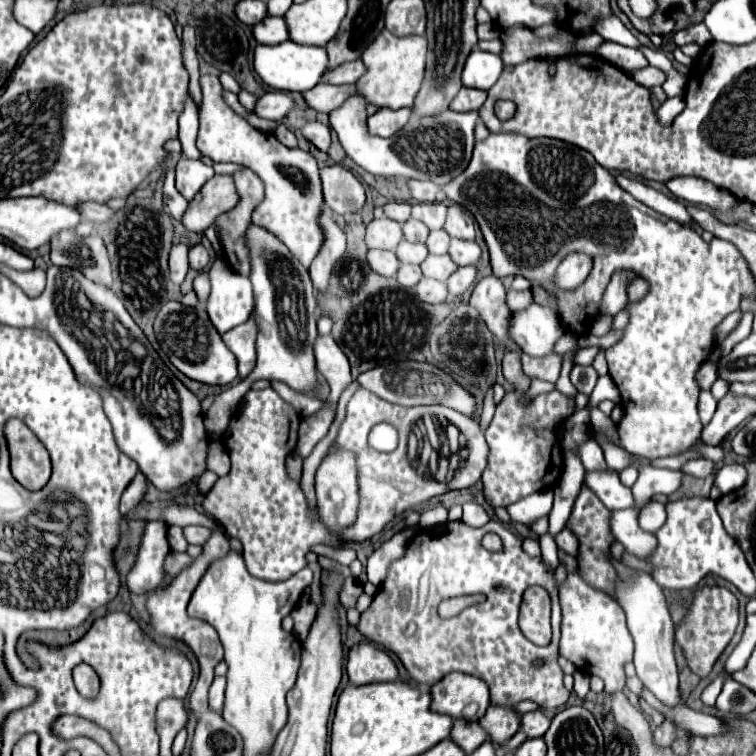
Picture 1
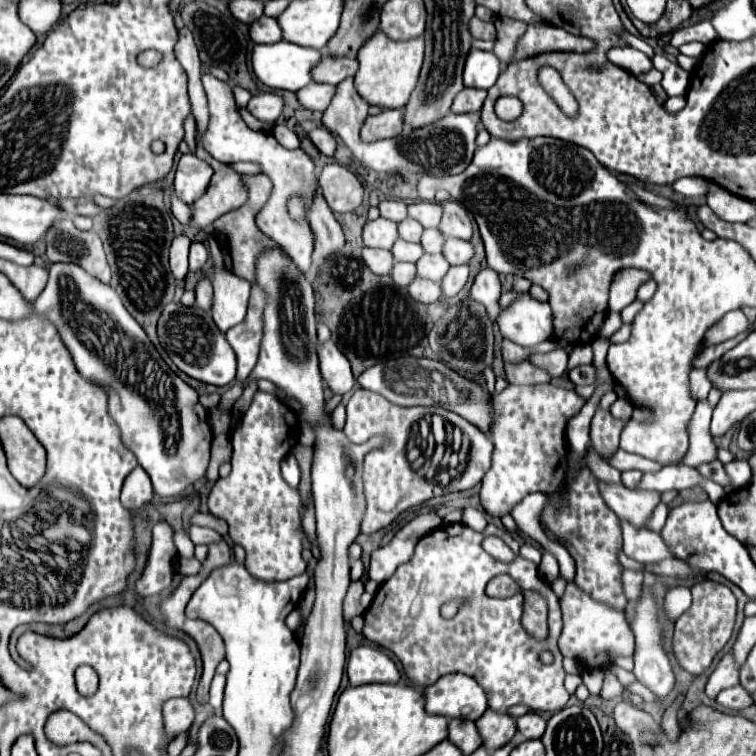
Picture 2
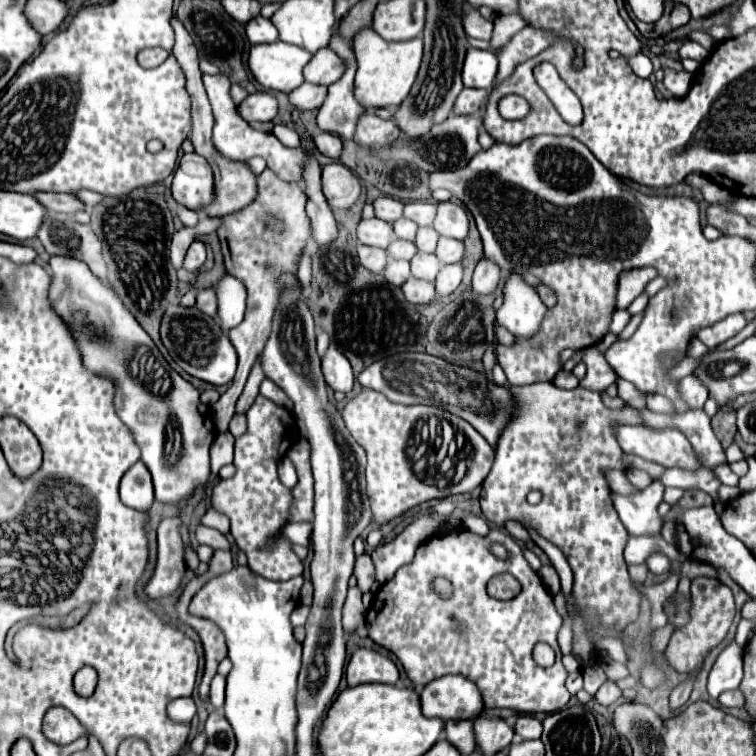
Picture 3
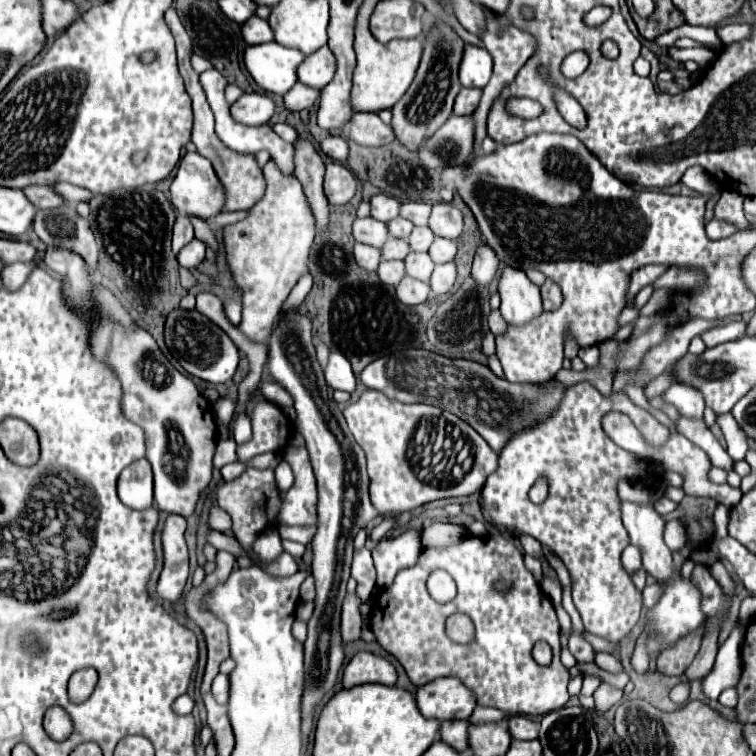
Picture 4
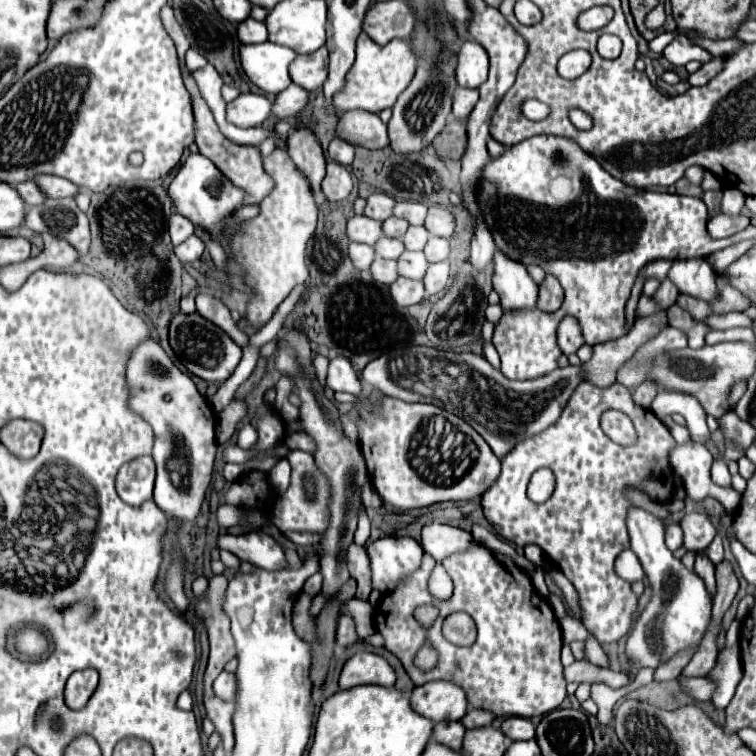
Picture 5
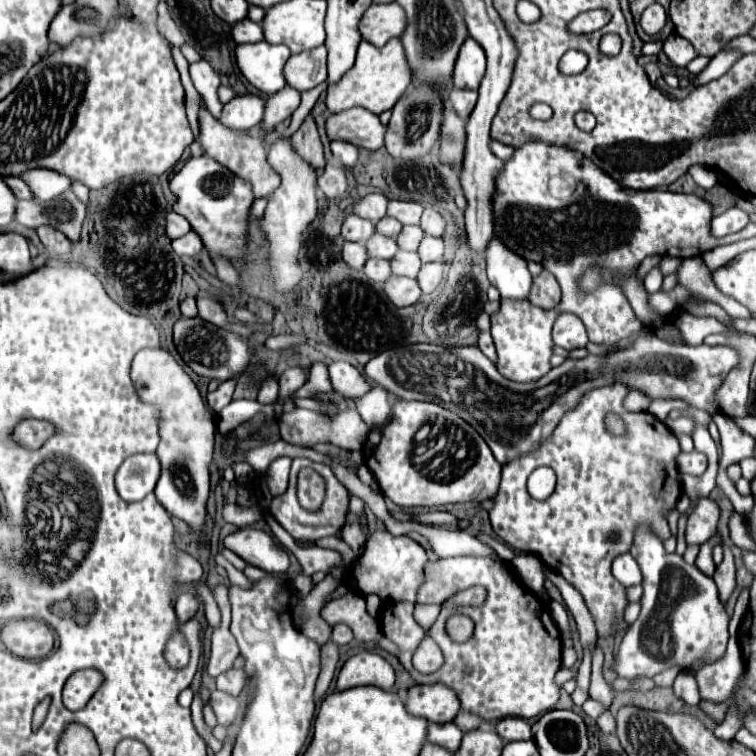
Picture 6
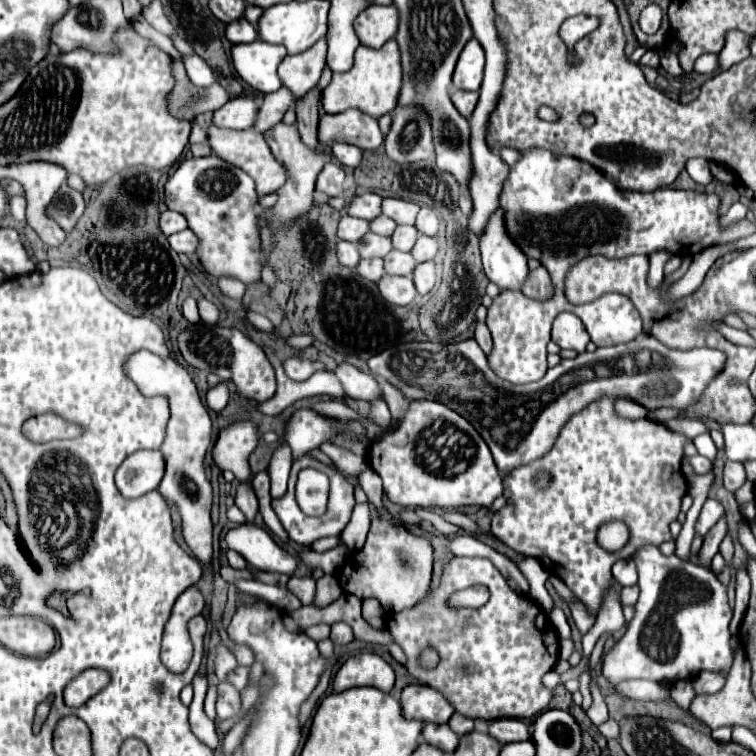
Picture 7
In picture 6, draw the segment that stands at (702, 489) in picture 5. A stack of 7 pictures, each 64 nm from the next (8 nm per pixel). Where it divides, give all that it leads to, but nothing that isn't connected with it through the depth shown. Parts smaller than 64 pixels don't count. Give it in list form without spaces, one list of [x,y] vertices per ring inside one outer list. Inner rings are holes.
[[[694,450],[694,452],[690,452],[690,454],[686,454],[686,452],[682,452],[680,456],[678,456],[678,470],[682,472],[682,474],[704,474],[704,470],[706,470],[706,466],[708,466],[708,460],[706,460],[706,456],[702,454],[702,452],[698,452],[698,450]],[[702,500],[696,504],[692,516],[688,516],[686,544],[702,544],[716,532],[720,518],[720,508],[712,500]]]

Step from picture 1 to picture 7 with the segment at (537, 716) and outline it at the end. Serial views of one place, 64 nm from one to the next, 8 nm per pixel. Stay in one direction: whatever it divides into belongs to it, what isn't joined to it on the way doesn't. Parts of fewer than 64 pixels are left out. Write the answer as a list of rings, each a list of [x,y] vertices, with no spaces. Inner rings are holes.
[[[492,720],[488,726],[488,734],[500,744],[530,740],[528,726],[522,720]]]

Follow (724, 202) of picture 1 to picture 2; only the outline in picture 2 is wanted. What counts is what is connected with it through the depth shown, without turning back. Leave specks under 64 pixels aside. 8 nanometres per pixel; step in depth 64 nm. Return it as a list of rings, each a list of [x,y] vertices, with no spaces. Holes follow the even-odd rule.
[[[680,178],[672,184],[672,188],[684,196],[706,196],[706,180],[704,178]]]

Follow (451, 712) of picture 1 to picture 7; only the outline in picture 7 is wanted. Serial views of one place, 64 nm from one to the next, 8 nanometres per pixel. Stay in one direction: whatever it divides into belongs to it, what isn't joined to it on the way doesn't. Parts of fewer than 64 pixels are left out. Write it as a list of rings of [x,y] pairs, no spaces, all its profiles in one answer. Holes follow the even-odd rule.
[[[410,684],[400,696],[402,714],[408,720],[422,720],[434,724],[446,724],[454,714],[452,704],[434,688],[422,684]]]

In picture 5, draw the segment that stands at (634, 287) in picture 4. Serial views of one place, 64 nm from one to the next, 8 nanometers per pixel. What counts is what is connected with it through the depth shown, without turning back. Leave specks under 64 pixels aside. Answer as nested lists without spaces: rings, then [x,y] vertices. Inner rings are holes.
[[[657,260],[640,270],[639,276],[647,278],[658,278],[660,281],[666,278],[668,271],[670,270],[673,261],[671,260]]]

